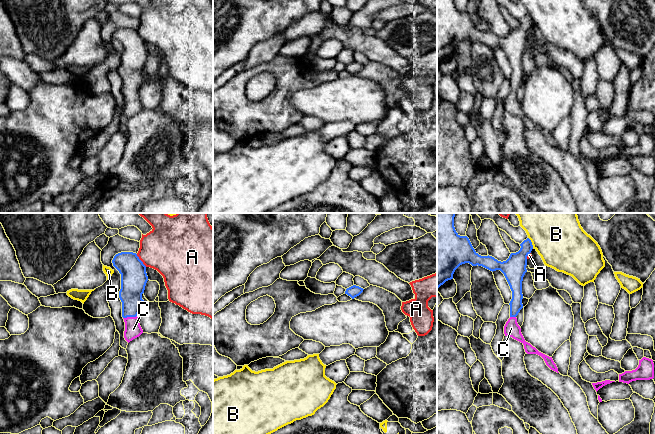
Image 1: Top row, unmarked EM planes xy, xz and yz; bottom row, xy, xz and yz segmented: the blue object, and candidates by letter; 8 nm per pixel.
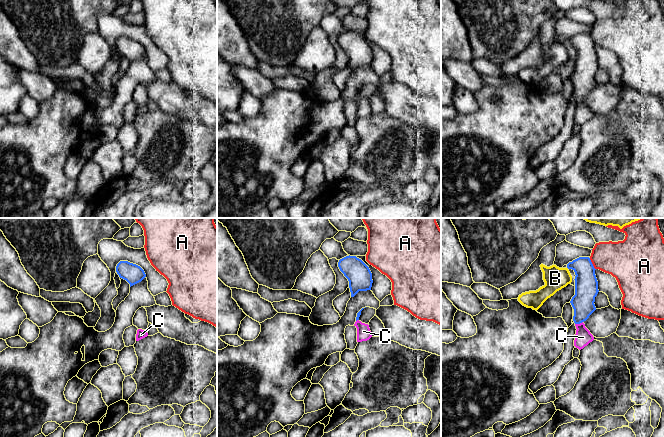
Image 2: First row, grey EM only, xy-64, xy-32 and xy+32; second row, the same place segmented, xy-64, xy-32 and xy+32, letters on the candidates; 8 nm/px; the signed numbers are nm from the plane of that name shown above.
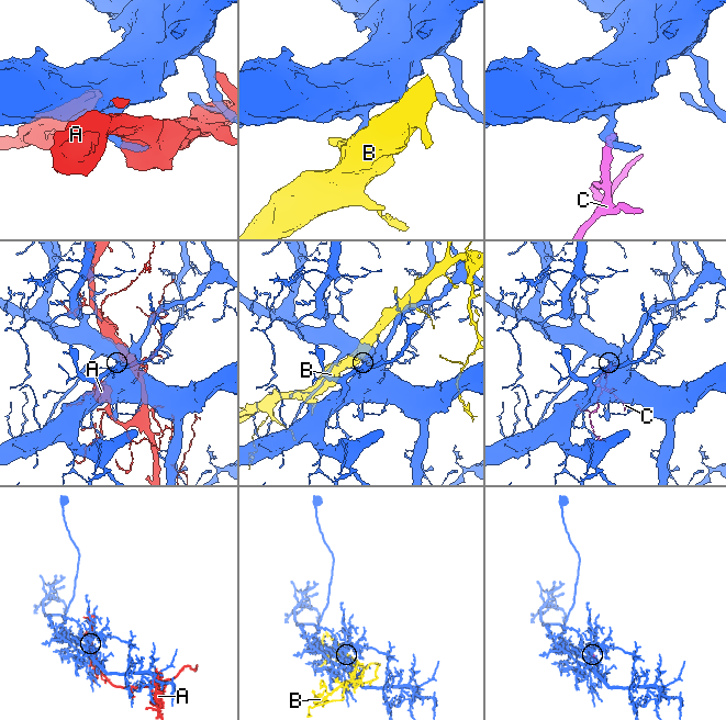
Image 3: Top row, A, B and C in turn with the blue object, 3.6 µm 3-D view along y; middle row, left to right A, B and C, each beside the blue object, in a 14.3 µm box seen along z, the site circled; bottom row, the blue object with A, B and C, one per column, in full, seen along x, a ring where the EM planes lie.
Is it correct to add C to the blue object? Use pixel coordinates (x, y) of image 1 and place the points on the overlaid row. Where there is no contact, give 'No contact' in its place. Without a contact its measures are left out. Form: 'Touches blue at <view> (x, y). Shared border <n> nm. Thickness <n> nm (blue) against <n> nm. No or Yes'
Touches blue at xy (129, 316). Shared border 110 nm. Thickness 190 nm (blue) against 130 nm. Yes

